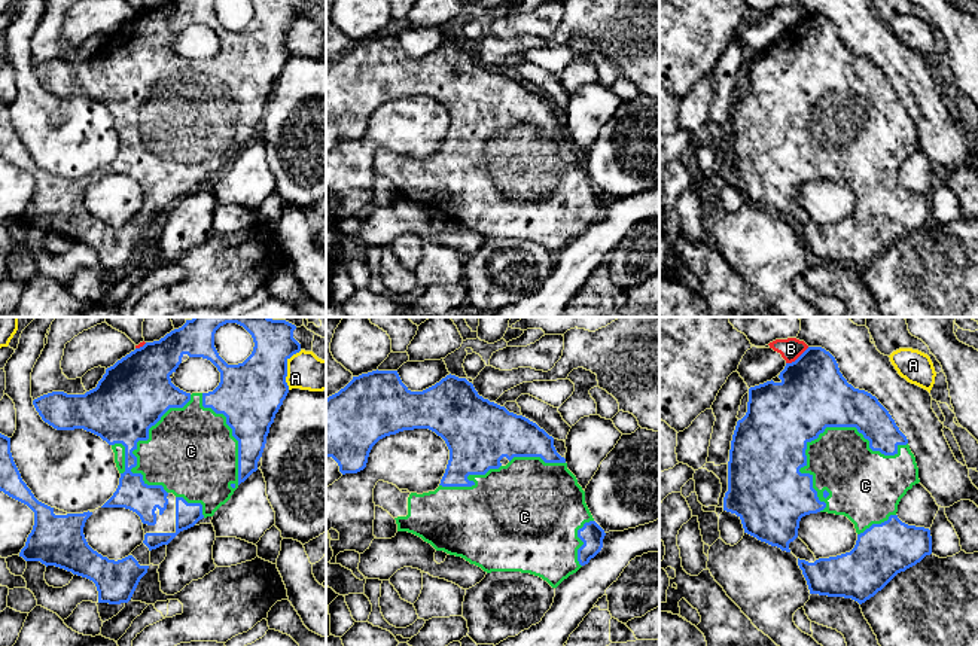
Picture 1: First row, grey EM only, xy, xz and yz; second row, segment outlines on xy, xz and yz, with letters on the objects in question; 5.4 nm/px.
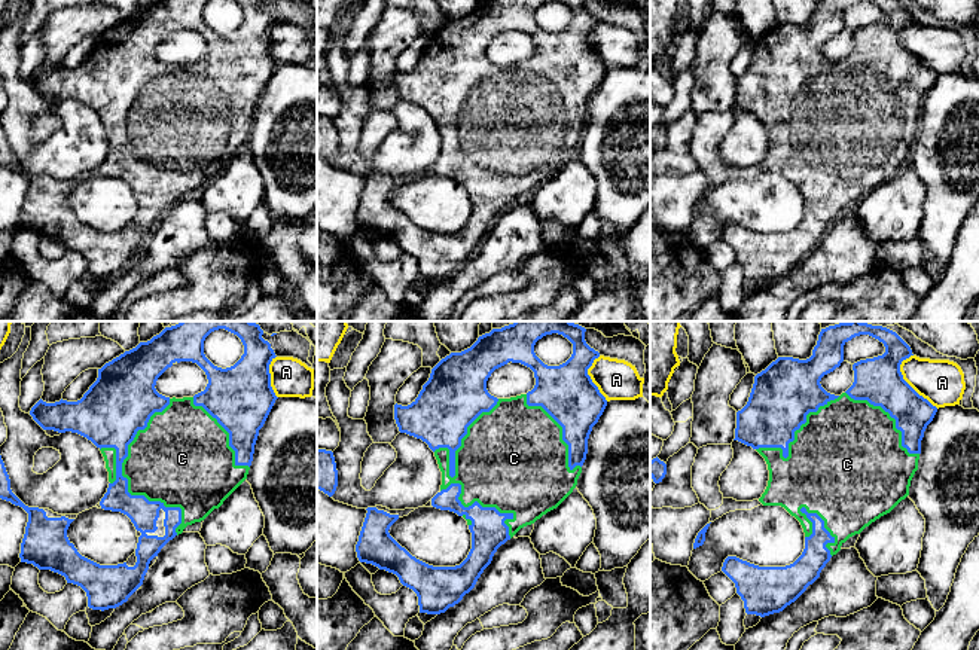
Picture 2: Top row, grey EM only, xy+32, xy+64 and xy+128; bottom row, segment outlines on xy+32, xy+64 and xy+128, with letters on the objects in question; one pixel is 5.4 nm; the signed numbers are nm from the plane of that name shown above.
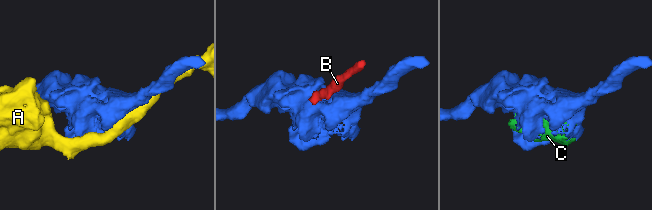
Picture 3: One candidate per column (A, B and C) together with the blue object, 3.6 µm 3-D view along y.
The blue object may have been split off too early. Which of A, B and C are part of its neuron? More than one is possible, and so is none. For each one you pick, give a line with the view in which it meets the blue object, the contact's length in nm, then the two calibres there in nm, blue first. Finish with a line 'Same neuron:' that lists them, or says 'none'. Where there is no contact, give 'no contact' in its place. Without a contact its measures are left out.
C: yz | 600 nm | 380/340 nm
Same neuron: C

